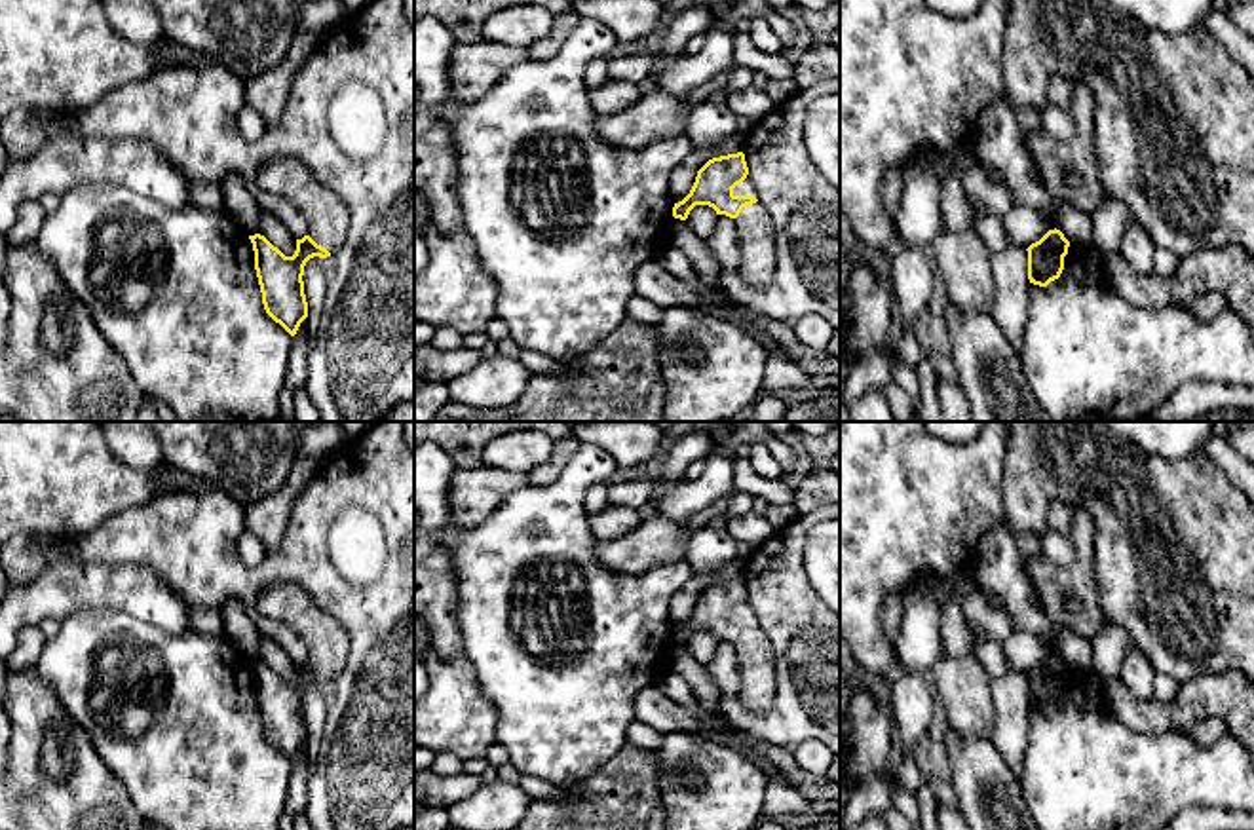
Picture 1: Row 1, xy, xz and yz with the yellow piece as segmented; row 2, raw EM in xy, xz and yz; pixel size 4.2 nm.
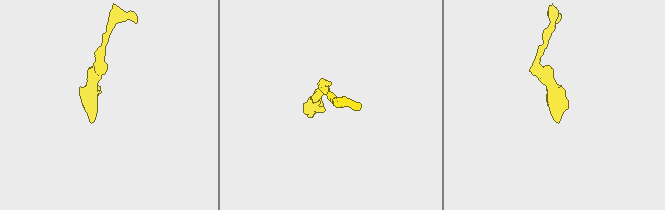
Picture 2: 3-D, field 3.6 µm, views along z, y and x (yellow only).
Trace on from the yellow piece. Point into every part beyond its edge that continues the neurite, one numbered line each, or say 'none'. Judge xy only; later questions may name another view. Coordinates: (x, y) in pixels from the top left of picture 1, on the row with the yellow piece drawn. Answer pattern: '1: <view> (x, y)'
1: xy (327, 217)

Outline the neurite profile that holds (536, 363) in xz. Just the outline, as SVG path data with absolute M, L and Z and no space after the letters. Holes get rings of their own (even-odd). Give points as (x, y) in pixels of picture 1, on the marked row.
M521 349L519 361L522 367L532 374L574 374L578 372L576 367L568 367L566 363L557 363L549 359L547 355L542 355L538 351Z

